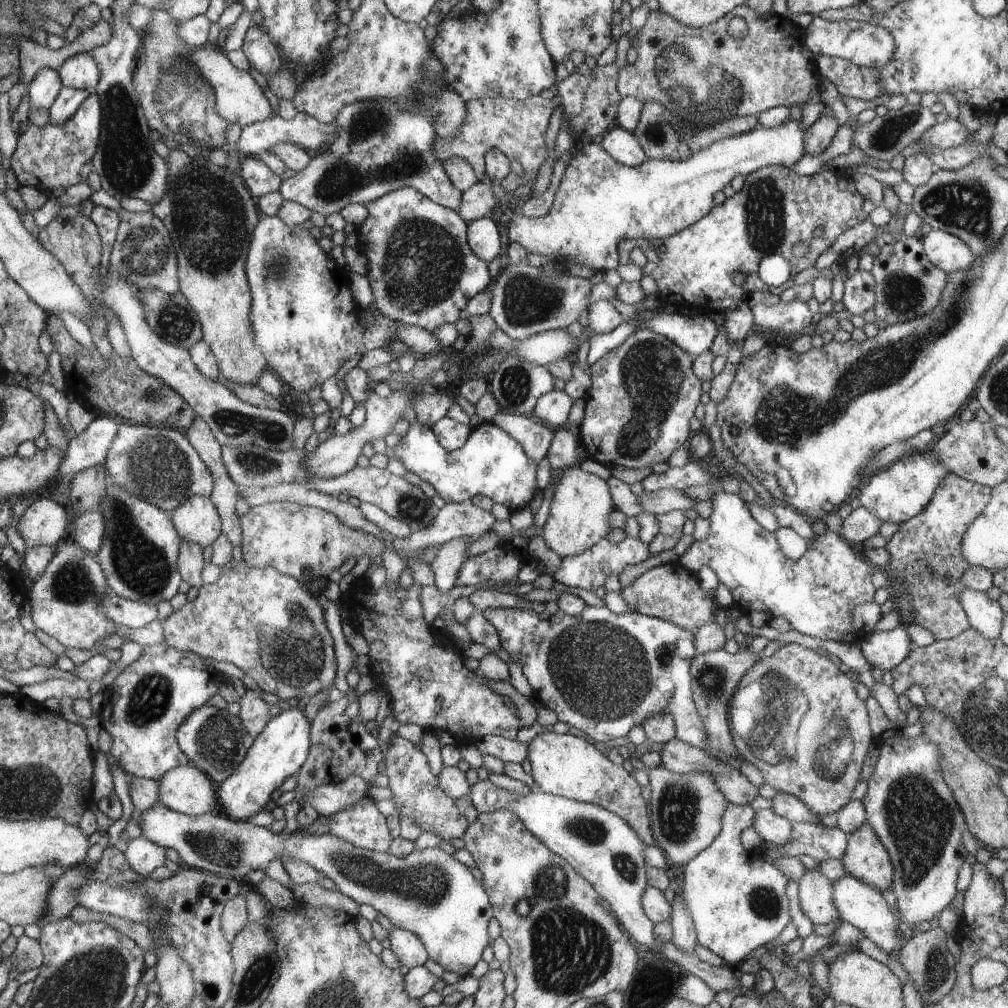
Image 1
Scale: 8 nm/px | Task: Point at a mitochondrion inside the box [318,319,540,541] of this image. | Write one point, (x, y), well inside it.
(514, 386)

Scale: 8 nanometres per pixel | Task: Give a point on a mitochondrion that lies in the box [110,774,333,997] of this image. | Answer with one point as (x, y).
(211, 848)

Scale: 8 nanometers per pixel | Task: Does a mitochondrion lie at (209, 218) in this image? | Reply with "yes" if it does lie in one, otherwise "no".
yes

